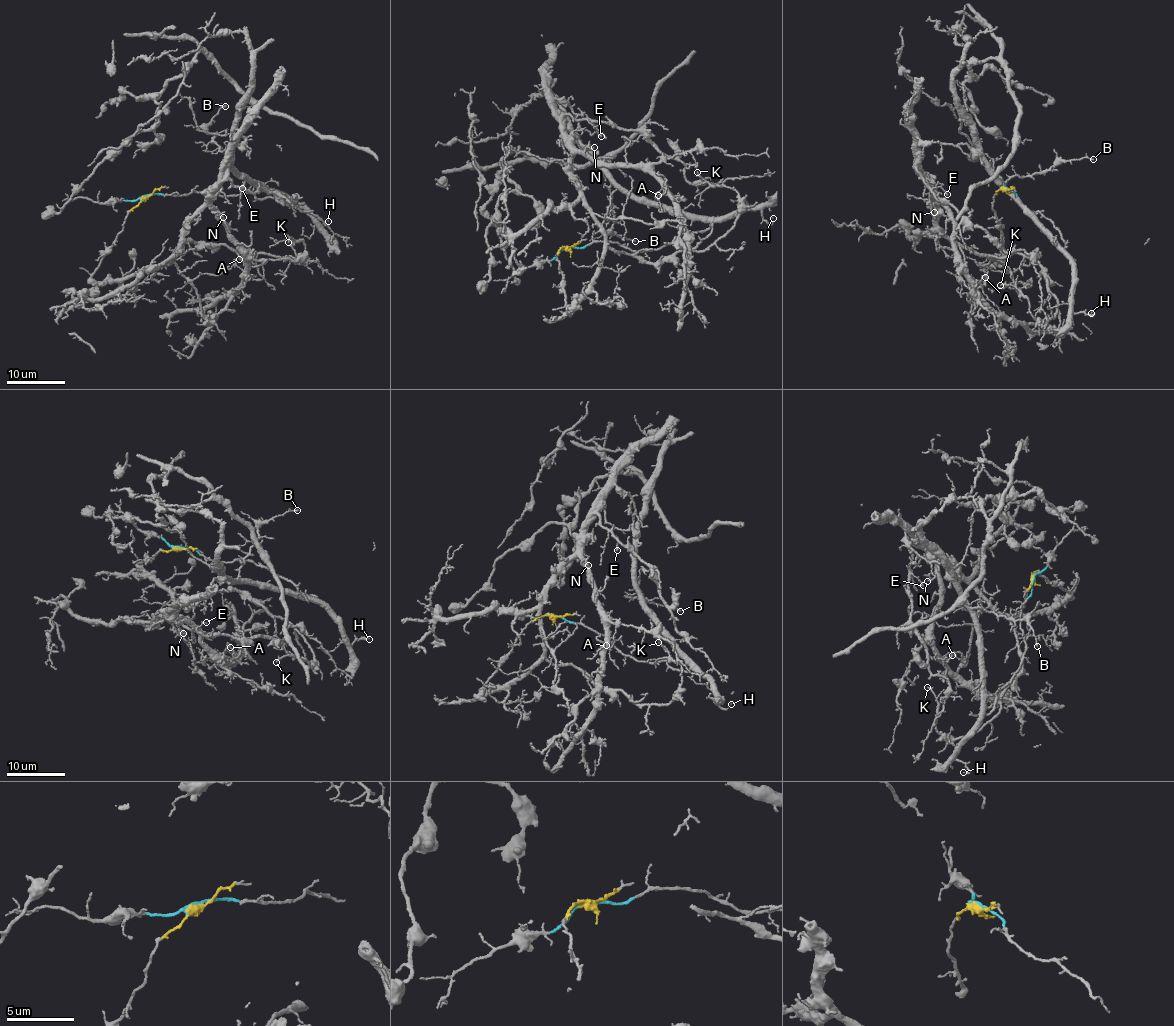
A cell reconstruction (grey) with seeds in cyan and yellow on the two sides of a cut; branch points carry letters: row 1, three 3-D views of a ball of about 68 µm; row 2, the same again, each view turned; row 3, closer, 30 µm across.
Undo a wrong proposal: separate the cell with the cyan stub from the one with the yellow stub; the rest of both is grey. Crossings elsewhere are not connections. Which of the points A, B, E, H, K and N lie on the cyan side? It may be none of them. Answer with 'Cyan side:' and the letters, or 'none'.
Cyan side: B, H

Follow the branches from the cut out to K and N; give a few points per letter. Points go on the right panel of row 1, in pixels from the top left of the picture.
K: (1005, 187), (992, 209), (1006, 258), (991, 256), (1030, 257), (1058, 308), (1038, 321), (1022, 292), (1000, 285)
N: (1005, 187), (996, 190), (992, 209), (1001, 263), (945, 234), (935, 195), (934, 212)

